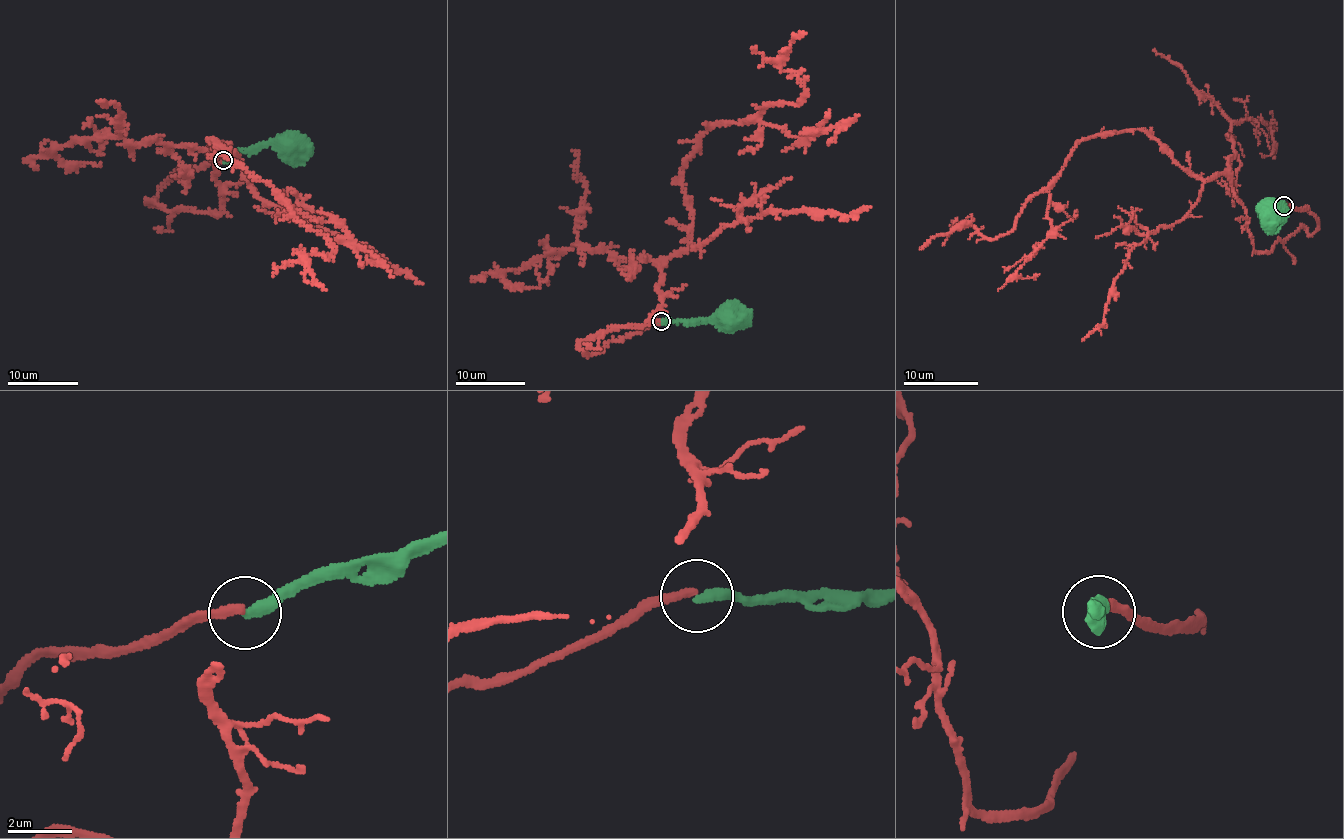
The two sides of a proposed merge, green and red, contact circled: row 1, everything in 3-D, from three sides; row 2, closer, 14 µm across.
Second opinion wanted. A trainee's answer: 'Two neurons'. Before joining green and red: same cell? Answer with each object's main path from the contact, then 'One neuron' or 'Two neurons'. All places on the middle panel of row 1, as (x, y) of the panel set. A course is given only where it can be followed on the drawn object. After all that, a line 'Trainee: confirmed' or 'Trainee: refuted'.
Course of green: (662, 321), (715, 320), (731, 316). Course of red: (662, 321), (577, 345), (655, 311), (688, 245), (682, 163), (712, 126), (799, 102), (780, 55), (805, 32). Two neurons
Trainee: confirmed

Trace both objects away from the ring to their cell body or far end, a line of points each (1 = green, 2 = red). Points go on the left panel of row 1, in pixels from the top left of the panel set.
1: (223, 160), (276, 144), (283, 138), (291, 147)
2: (223, 160), (146, 201), (219, 212), (215, 140), (323, 233), (301, 261), (325, 289)

